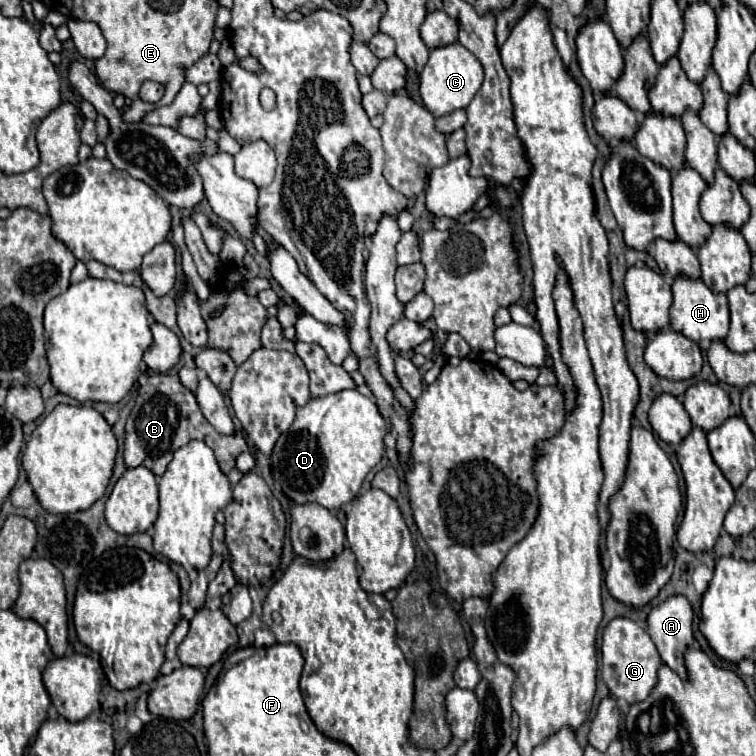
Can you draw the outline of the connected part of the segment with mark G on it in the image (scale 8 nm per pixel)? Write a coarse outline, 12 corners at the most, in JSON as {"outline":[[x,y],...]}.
{"outline":[[614,619],[602,679],[628,705],[656,687],[662,659],[646,629]]}

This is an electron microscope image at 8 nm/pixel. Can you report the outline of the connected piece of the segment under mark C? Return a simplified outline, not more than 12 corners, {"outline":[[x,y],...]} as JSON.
{"outline":[[460,43],[430,51],[420,97],[434,117],[466,109],[482,63]]}

